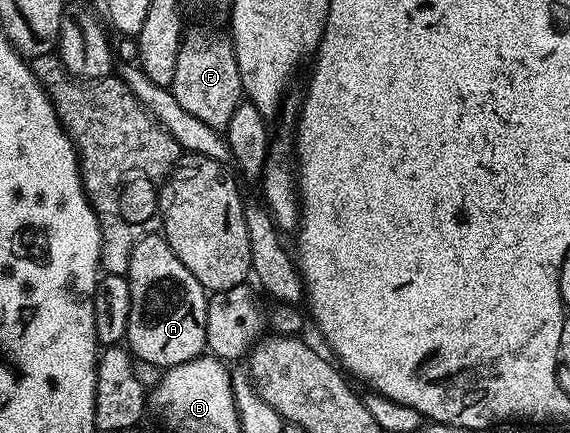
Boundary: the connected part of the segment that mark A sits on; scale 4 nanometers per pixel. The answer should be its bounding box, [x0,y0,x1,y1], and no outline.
[125,233,208,369]

